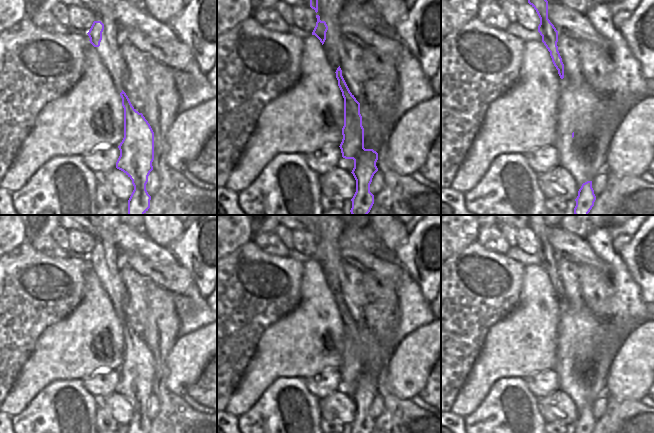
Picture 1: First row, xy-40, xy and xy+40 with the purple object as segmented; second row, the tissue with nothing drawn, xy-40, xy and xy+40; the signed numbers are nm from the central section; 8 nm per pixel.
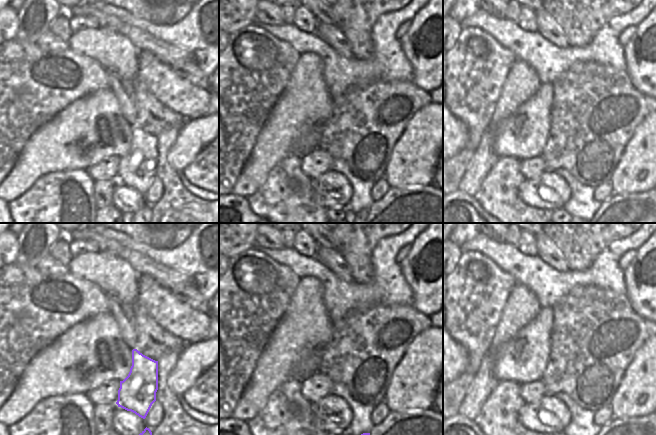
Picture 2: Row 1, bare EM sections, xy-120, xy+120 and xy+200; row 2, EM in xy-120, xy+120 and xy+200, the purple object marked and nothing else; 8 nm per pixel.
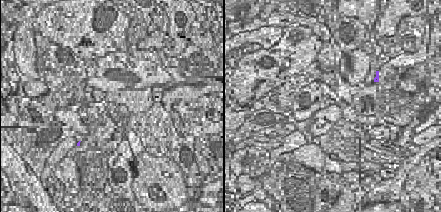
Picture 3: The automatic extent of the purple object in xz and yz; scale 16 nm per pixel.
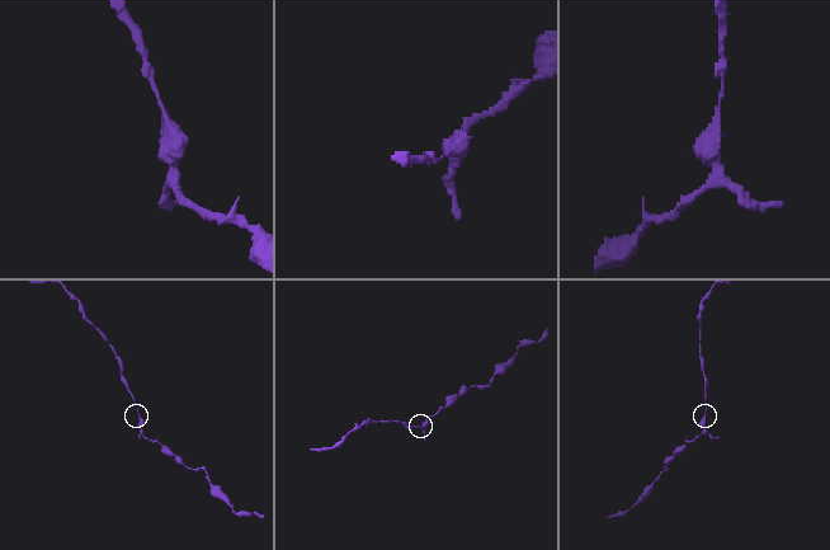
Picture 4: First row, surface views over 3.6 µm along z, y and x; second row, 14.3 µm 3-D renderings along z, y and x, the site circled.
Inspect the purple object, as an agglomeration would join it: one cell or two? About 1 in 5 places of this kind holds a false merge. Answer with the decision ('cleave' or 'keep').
keep

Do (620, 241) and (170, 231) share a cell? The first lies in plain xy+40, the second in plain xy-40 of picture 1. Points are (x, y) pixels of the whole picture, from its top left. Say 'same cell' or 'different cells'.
same cell

